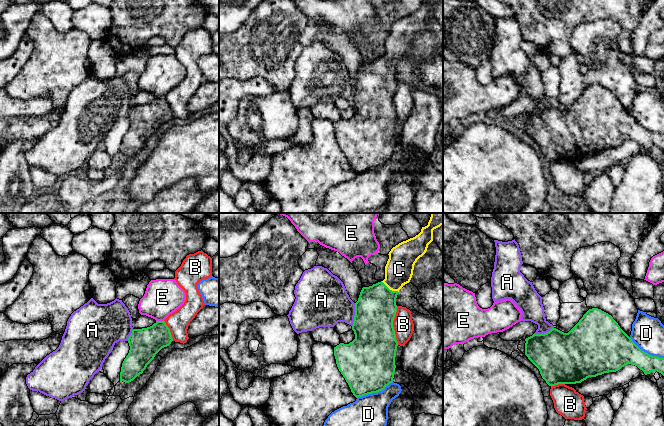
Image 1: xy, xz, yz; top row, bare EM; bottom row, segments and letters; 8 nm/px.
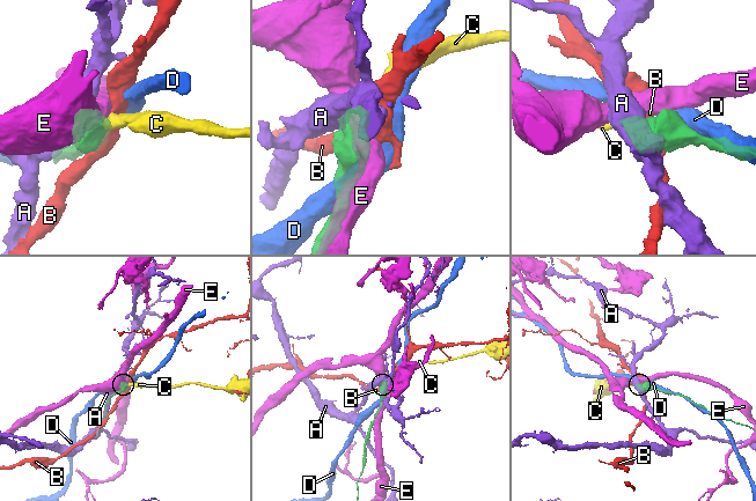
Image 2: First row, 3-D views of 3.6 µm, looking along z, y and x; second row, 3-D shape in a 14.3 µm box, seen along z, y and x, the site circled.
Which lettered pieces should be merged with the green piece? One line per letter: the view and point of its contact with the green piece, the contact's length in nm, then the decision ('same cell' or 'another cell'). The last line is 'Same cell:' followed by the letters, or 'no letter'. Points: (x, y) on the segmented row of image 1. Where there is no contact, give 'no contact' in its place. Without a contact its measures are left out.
A: xz (355, 314) | 190 nm | another cell
B: xz (392, 325) | 320 nm | another cell
C: xz (389, 289) | 170 nm | same cell
D: xz (374, 392) | 320 nm | another cell
E: xy (160, 321) | 60 nm | another cell
Same cell: C

